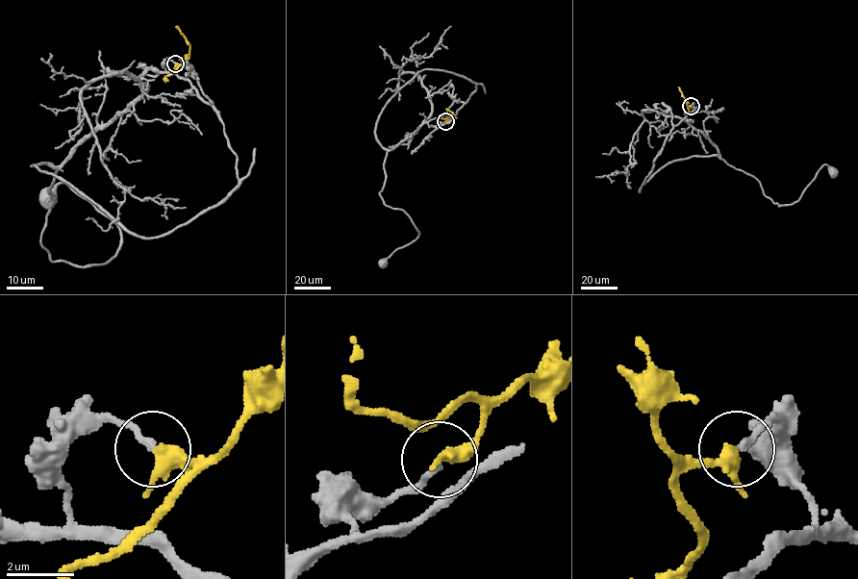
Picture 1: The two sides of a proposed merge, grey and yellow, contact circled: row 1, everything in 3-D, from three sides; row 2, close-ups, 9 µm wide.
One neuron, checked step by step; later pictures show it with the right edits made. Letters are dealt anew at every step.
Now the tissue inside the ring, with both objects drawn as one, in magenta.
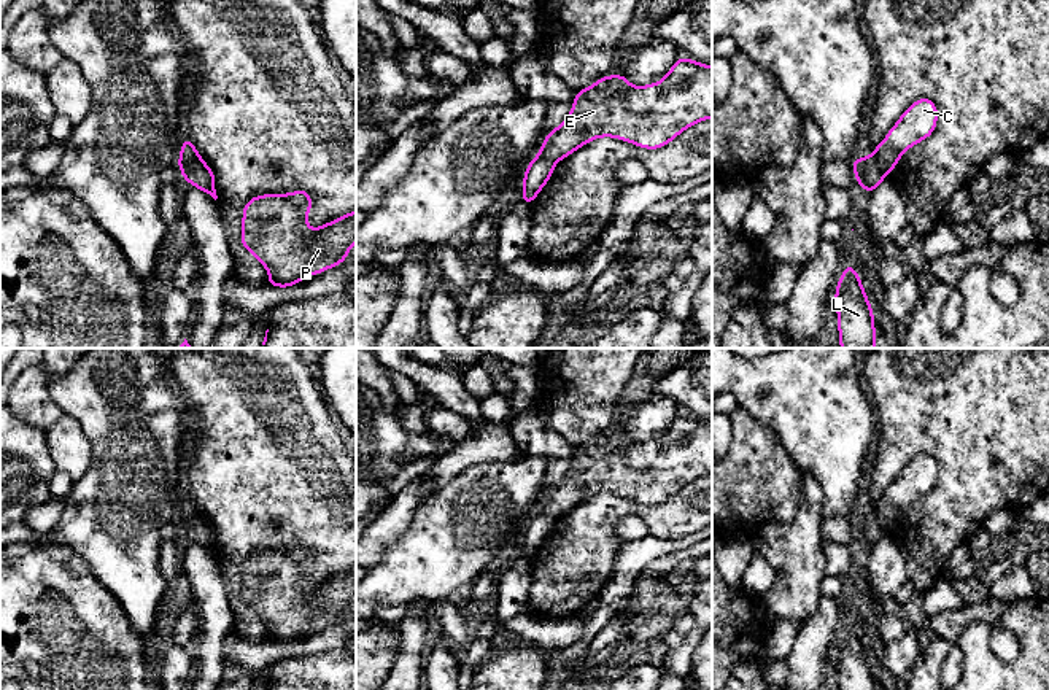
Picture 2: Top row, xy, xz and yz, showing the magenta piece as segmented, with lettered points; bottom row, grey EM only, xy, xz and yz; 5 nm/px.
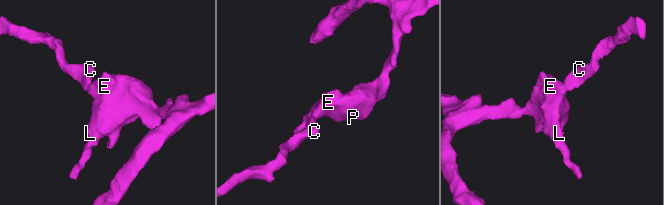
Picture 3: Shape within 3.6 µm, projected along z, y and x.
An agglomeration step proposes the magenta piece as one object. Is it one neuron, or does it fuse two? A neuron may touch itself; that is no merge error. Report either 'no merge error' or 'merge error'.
merge error

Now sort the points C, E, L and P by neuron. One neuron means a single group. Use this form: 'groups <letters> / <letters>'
groups C / E L P

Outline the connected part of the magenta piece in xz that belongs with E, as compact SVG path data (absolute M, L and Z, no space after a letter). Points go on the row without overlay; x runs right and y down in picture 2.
M680 412L658 439L636 444L621 429L579 447L572 467L544 494L540 510L558 518L599 493L658 506L709 474L712 423Z

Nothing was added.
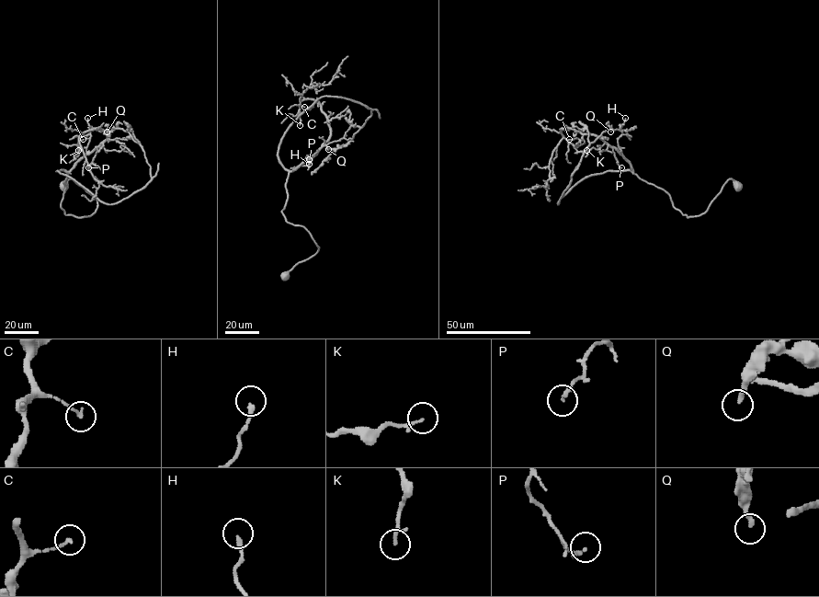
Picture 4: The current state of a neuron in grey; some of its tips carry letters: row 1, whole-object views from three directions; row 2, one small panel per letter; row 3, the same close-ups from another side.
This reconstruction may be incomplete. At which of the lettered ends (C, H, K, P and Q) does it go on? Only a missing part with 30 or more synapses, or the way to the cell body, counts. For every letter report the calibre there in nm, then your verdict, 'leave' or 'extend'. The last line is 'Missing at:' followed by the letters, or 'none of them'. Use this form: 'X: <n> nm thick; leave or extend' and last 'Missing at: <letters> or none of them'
C: 140 nm thick; leave
H: 220 nm thick; leave
K: 150 nm thick; leave
P: 190 nm thick; leave
Q: 220 nm thick; leave
Missing at: none of them

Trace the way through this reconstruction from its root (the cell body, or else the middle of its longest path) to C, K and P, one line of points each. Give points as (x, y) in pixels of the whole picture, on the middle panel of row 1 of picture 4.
C: (285, 276), (318, 250), (310, 234), (281, 212), (288, 173), (330, 135), (321, 106), (303, 99), (304, 107)
K: (285, 276), (318, 250), (281, 212), (288, 173), (330, 135), (313, 99), (301, 101), (300, 125)
P: (285, 276), (318, 250), (310, 234), (288, 223), (281, 212), (288, 173), (318, 151), (309, 159)

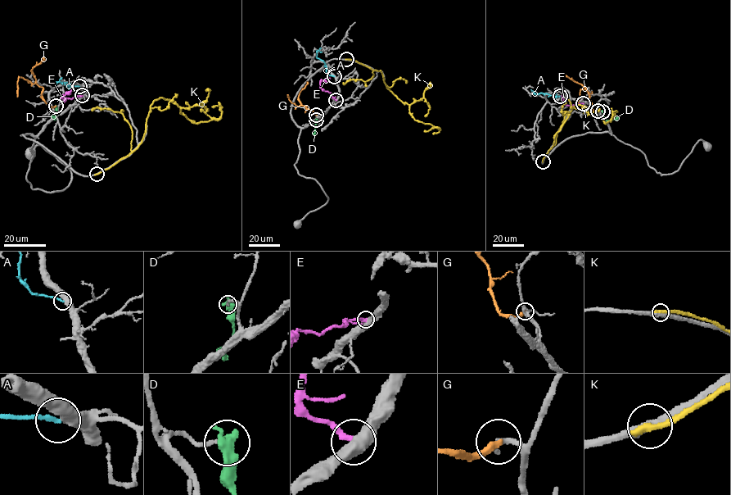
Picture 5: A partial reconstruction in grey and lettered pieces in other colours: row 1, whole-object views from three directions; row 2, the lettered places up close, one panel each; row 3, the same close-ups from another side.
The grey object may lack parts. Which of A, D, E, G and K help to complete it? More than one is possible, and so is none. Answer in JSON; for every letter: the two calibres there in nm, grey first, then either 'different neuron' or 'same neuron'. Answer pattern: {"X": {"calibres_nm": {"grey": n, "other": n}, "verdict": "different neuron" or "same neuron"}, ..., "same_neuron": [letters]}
{"A": {"calibres_nm": {"grey": 480, "other": 180}, "verdict": "different neuron"}, "D": {"calibres_nm": {"grey": 170, "other": 700}, "verdict": "different neuron"}, "E": {"calibres_nm": {"grey": 550, "other": 320}, "verdict": "different neuron"}, "G": {"calibres_nm": {"grey": 170, "other": 280}, "verdict": "same neuron"}, "K": {"calibres_nm": {"grey": 360, "other": 400}, "verdict": "different neuron"}, "same_neuron": ["G"]}

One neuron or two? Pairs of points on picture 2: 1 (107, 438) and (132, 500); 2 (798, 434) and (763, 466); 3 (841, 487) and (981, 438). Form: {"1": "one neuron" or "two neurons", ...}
{"1": "one neuron", "2": "two neurons", "3": "two neurons"}

